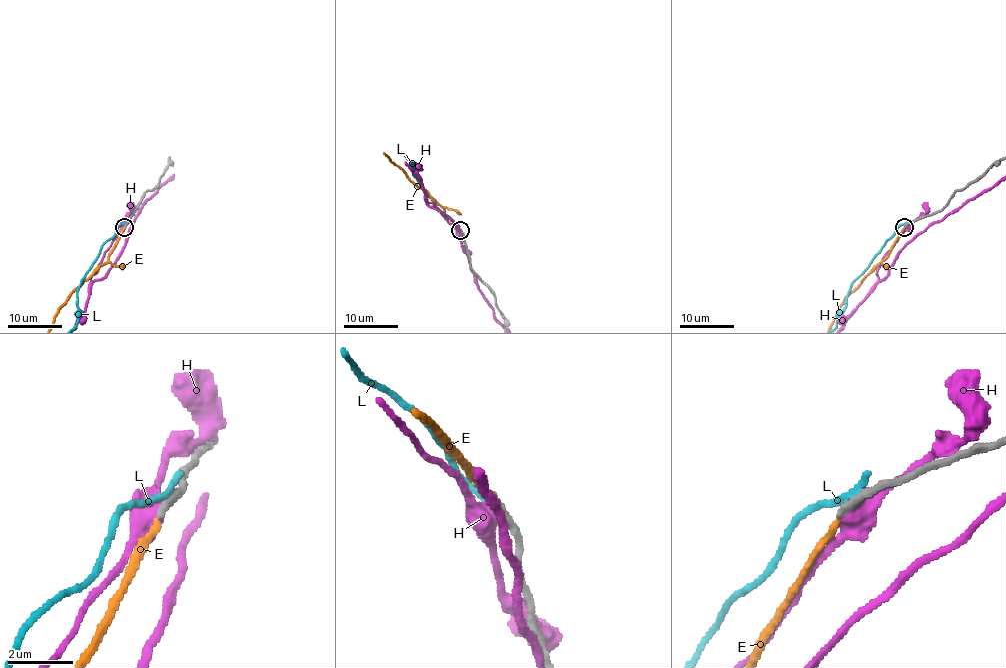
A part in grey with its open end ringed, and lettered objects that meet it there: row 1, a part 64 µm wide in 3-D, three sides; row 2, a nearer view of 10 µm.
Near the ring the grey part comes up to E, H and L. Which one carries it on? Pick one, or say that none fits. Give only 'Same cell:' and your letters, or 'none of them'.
Same cell: E

